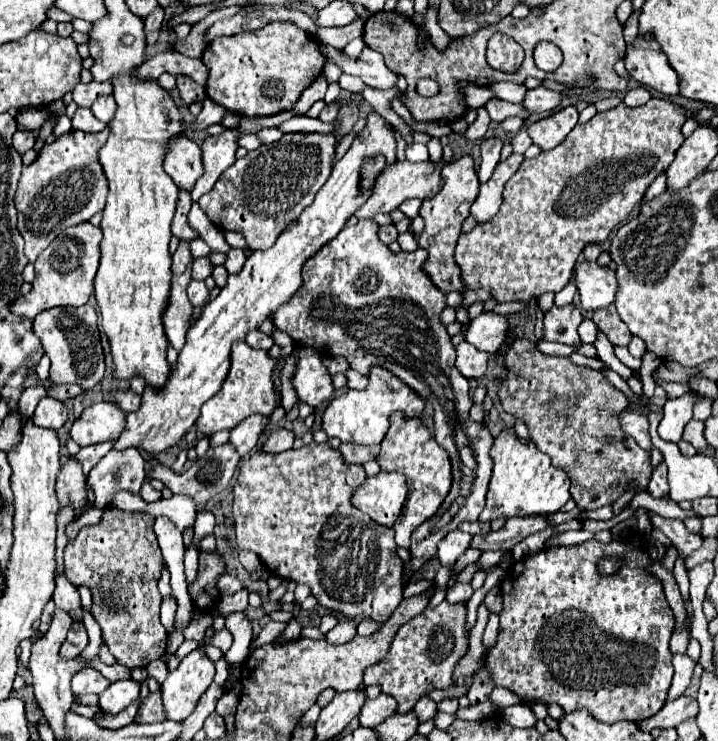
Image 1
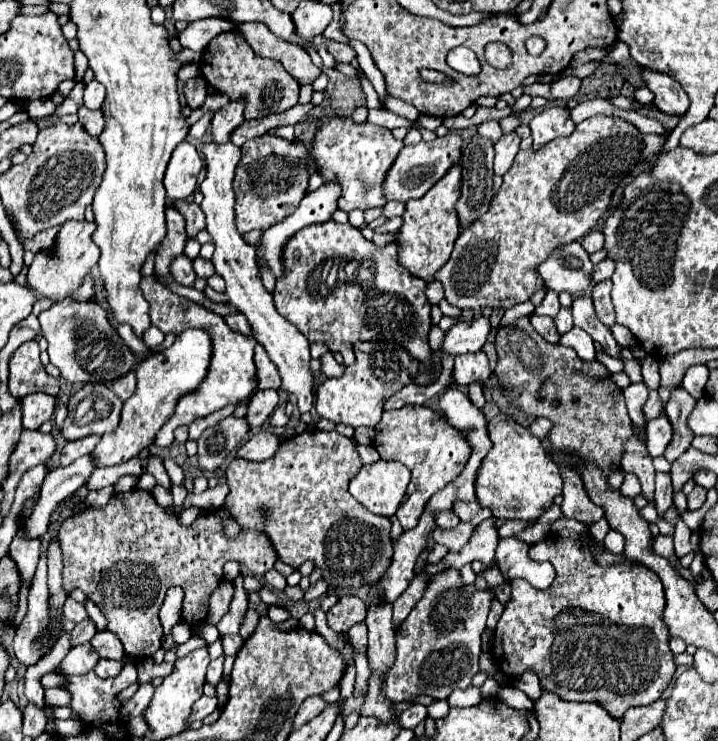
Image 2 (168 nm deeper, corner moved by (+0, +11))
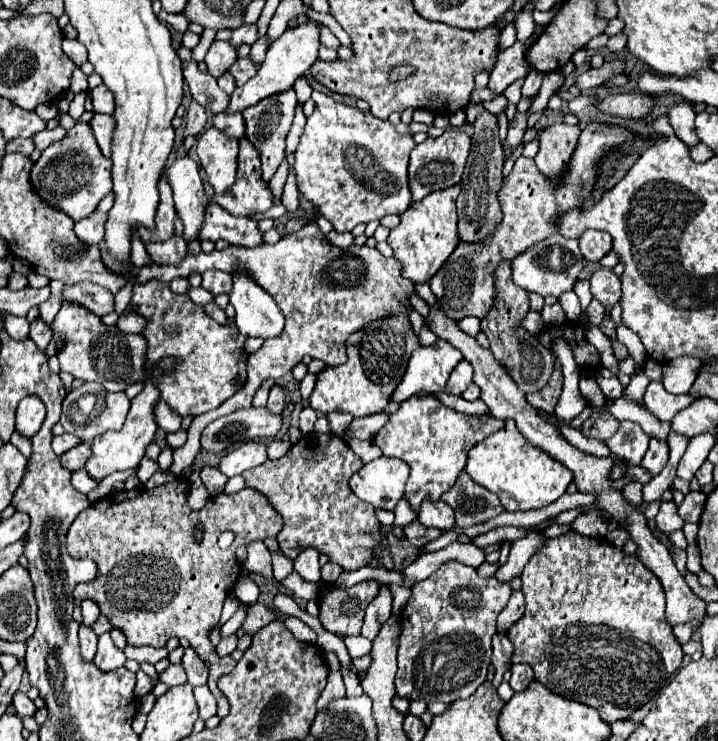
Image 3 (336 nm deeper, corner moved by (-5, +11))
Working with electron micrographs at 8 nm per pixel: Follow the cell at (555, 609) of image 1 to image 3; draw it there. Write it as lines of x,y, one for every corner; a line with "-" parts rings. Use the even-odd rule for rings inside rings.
569,530
547,540
525,564
521,582
525,614
507,634
515,648
513,662
529,664
537,682
563,698
595,708
603,722
611,724
629,718
643,704
651,702
679,670
683,650
665,618
661,582
637,556
623,554
621,548
605,538
589,538

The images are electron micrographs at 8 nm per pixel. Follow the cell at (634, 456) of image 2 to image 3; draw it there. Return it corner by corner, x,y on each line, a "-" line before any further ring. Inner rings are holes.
625,420
619,424
617,432
605,444
615,456
621,456
623,460
637,466
641,462
641,456
645,456
647,452
649,436
641,430
639,424

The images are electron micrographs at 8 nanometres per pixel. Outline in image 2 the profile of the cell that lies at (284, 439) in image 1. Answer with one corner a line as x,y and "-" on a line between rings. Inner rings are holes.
258,432
258,434
252,434
246,444
240,446
238,456
260,462
260,460
266,460
266,458
272,458
276,454
278,446
280,446
278,444
278,434
274,434
274,432

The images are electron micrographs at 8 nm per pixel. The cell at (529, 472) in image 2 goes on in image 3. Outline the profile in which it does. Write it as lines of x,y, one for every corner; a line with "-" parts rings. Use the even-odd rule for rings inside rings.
507,420
503,430
491,434
469,450
465,470
477,484
495,492
503,508
509,512
543,508
565,494
573,480
573,474
561,462
549,458
543,450
529,446
513,420

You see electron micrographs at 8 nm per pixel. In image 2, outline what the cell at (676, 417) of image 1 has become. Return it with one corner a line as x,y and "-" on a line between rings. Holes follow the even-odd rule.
660,414
658,418
650,420
646,424
646,434
648,434
648,452
652,458
664,454
668,442
672,440
672,424
666,414

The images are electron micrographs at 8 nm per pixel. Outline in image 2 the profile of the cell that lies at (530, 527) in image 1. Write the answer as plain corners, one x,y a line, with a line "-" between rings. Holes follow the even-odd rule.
460,522
454,530
442,530
442,528
438,528
438,530
432,534
432,538
434,538
438,544
446,546
450,552
460,552
460,550
468,544
468,540
472,538
474,530
476,530
474,524
464,524
464,522

